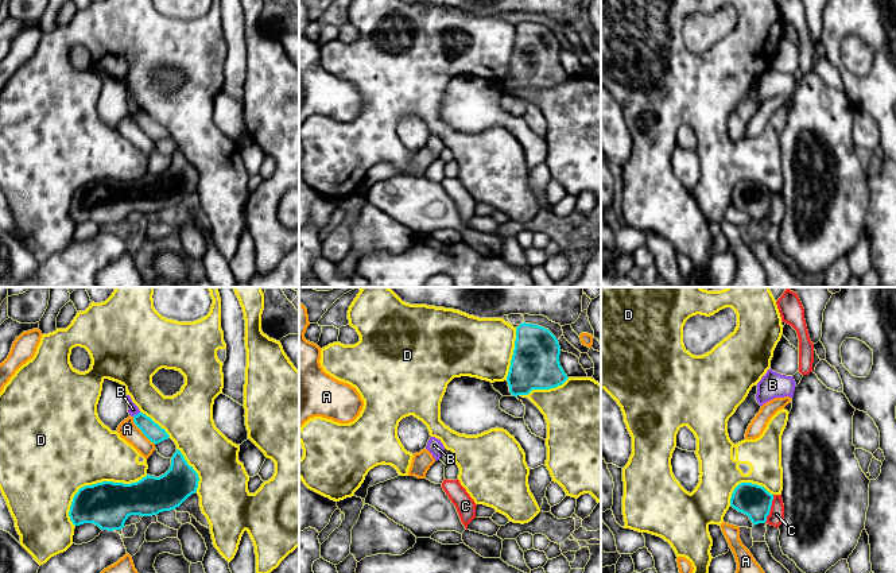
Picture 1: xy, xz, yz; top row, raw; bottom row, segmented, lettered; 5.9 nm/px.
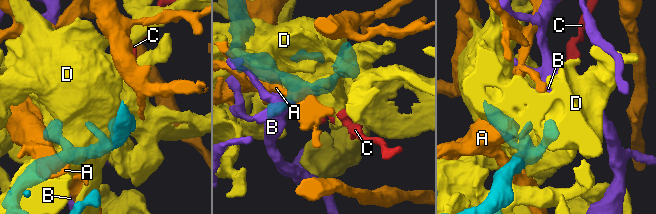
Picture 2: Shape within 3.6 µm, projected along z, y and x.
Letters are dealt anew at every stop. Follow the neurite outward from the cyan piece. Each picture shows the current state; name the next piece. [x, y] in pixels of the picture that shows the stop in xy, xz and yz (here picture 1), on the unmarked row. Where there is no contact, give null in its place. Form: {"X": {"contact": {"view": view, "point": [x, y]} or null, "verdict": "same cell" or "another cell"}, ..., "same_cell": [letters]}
{"A": {"contact": {"view": "xy", "point": [142, 130]}, "verdict": "another cell"}, "B": {"contact": {"view": "xy", "point": [135, 113]}, "verdict": "another cell"}, "C": {"contact": {"view": "yz", "point": [770, 206]}, "verdict": "another cell"}, "D": {"contact": {"view": "xy", "point": [97, 181]}, "verdict": "another cell"}, "same_cell": []}

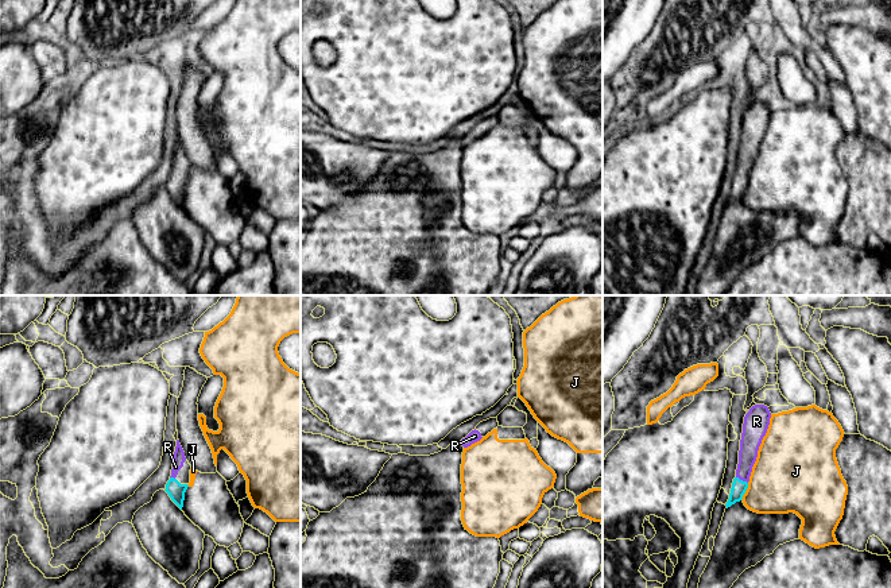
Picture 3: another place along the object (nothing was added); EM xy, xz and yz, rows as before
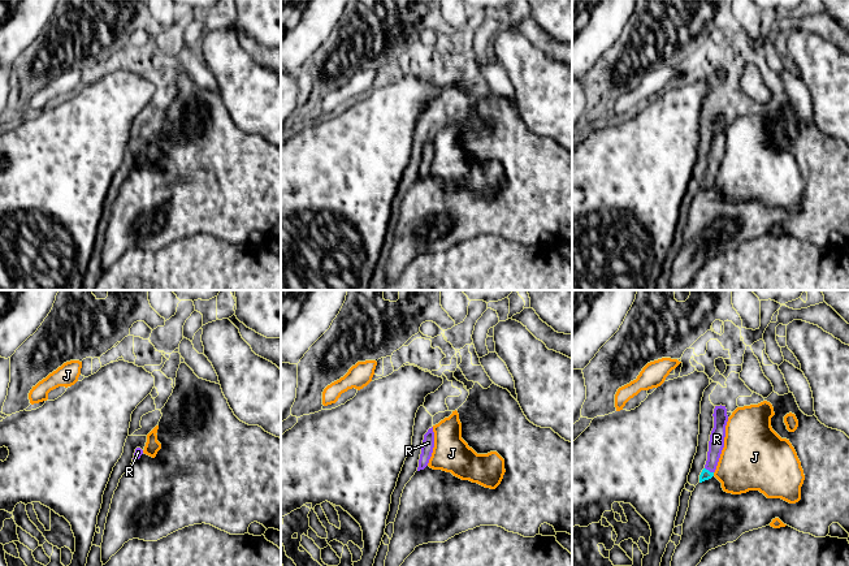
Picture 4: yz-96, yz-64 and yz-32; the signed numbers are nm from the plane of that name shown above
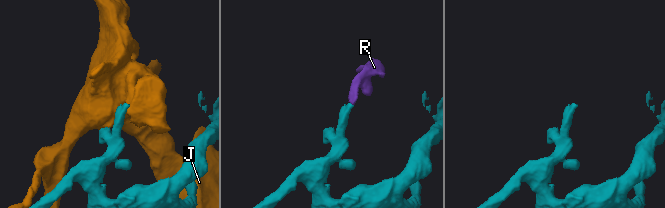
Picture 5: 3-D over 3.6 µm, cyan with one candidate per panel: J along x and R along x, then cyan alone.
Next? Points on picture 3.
{"J": {"contact": {"view": "yz", "point": [744, 189]}, "verdict": "another cell"}, "R": {"contact": {"view": "yz", "point": [742, 178]}, "verdict": "same cell"}, "same_cell": ["R"]}

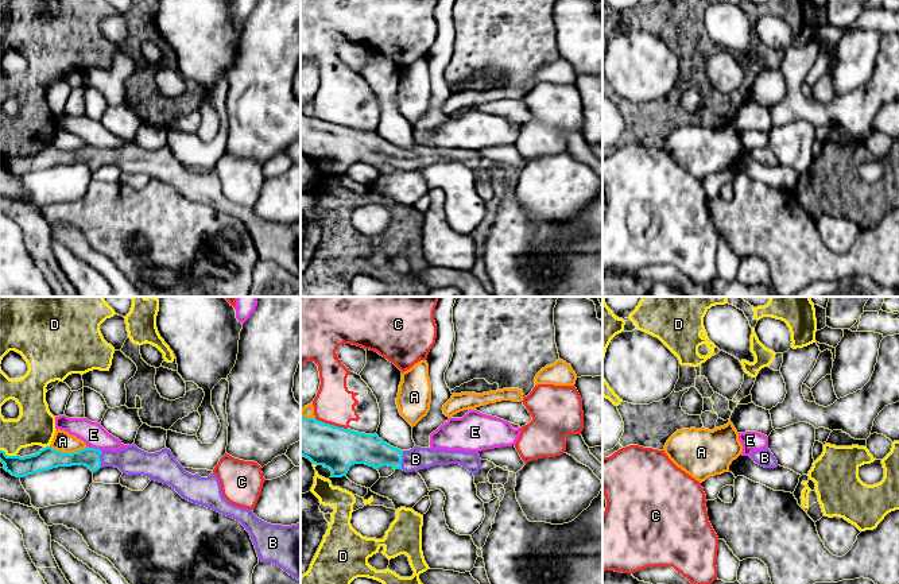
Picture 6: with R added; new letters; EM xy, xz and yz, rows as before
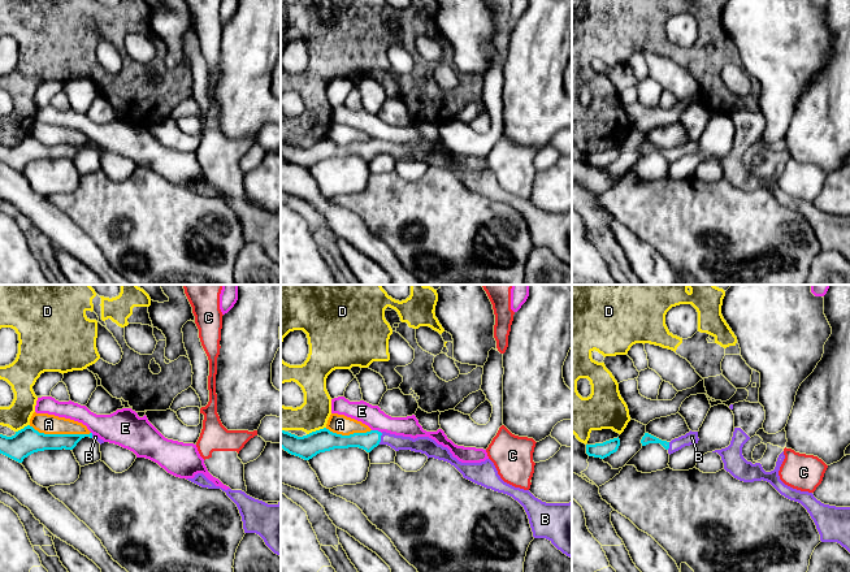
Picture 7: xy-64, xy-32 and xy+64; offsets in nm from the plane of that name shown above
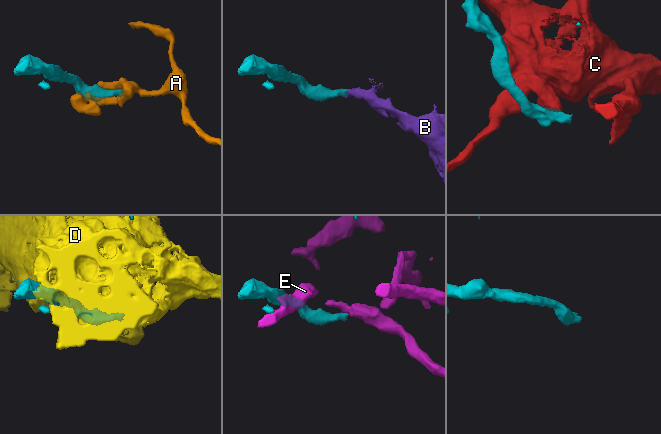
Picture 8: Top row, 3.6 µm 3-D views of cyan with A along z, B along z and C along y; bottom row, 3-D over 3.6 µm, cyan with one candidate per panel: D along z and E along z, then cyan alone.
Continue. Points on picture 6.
{"A": {"contact": {"view": "xy", "point": [69, 151]}, "verdict": "another cell"}, "B": {"contact": {"view": "xz", "point": [400, 158]}, "verdict": "same cell"}, "C": {"contact": {"view": "xz", "point": [329, 122]}, "verdict": "another cell"}, "D": {"contact": {"view": "xy", "point": [46, 144]}, "verdict": "another cell"}, "E": {"contact": {"view": "xy", "point": [93, 146]}, "verdict": "another cell"}, "same_cell": ["B"]}

